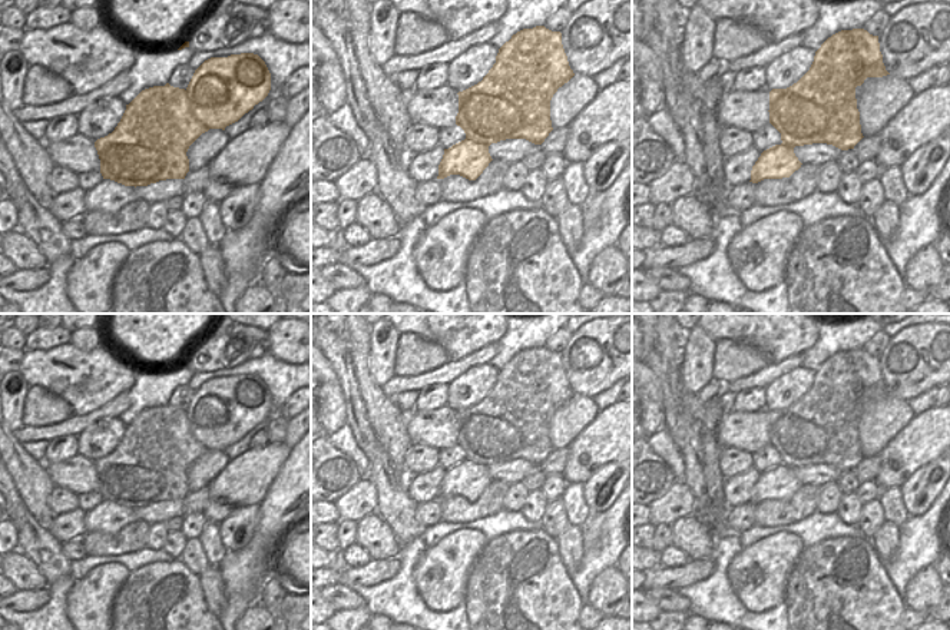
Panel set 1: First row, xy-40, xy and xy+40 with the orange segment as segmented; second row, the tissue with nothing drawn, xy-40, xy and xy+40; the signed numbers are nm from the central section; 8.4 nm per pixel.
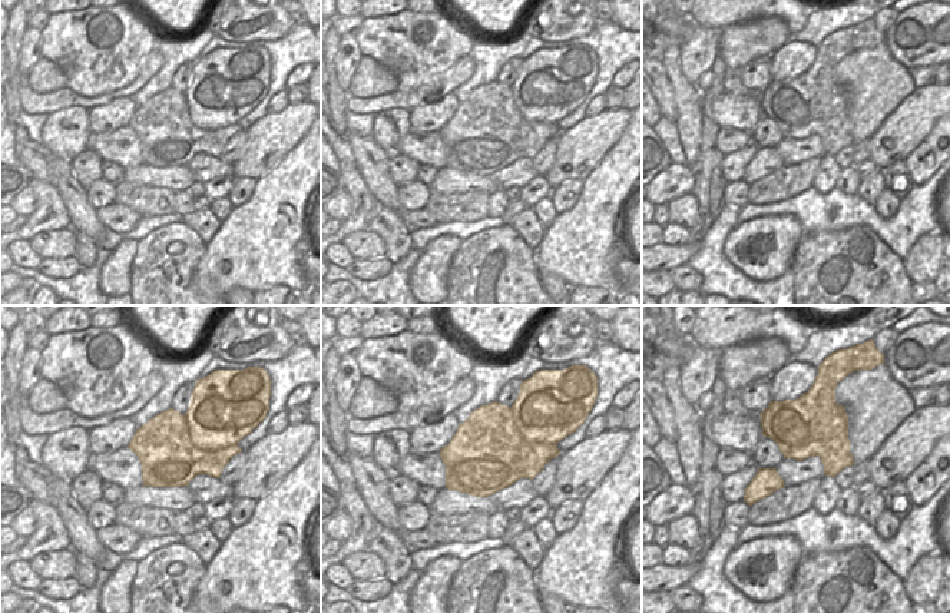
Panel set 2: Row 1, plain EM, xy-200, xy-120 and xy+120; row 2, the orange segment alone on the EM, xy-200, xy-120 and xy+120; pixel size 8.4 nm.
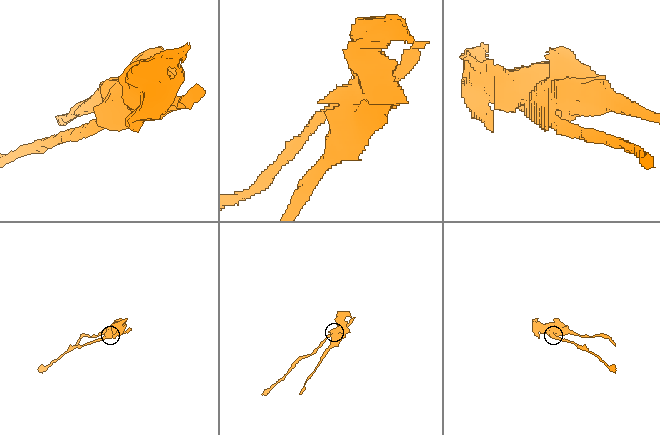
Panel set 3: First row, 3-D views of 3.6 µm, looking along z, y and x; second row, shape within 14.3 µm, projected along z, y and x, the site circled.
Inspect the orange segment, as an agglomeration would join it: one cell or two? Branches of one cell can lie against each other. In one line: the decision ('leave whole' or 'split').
split

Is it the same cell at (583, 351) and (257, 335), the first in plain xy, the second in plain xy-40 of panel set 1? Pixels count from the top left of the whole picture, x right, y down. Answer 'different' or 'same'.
different

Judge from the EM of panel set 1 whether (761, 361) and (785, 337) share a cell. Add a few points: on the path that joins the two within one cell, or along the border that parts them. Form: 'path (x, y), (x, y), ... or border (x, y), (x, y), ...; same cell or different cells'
border (737, 340), (760, 348), (771, 361); different cells

